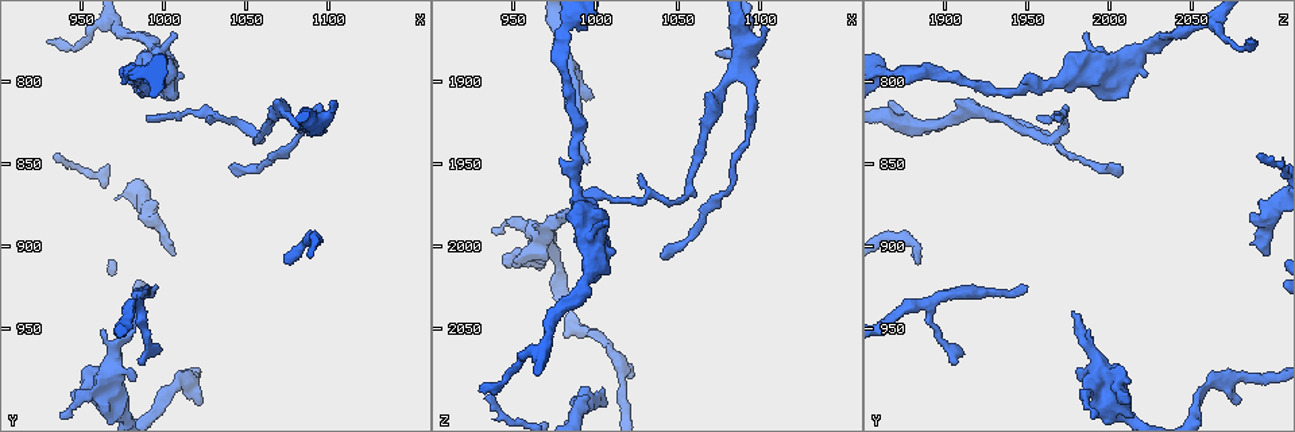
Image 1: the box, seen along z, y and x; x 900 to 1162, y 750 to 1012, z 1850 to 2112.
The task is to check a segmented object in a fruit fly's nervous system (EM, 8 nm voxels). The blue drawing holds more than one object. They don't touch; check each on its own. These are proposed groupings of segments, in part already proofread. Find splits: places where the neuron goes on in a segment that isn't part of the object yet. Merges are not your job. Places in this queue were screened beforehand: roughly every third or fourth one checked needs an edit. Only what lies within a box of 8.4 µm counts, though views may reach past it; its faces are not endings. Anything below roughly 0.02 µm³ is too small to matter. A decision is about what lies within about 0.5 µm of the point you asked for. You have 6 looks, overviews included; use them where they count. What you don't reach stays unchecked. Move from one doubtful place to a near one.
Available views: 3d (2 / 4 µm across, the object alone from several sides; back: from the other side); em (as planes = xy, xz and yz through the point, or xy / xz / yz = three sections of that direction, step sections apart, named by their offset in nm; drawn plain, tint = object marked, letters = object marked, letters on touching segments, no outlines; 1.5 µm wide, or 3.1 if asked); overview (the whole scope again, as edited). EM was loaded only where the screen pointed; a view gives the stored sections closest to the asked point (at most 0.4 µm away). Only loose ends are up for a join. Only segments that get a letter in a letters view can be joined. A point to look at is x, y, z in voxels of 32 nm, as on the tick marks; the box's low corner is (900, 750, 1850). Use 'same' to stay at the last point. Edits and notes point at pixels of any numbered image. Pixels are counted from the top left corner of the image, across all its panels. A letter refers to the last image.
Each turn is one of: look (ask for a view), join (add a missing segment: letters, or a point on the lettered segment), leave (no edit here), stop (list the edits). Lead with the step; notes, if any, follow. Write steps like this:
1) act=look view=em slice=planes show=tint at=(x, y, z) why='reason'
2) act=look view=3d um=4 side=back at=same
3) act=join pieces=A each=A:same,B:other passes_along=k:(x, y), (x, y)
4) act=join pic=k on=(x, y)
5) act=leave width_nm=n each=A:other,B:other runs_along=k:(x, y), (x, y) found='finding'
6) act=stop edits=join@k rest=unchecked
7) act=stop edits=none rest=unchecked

act=look view=em slice=yz step=4 show=letters at=(990, 822, 1968) why='thin end'

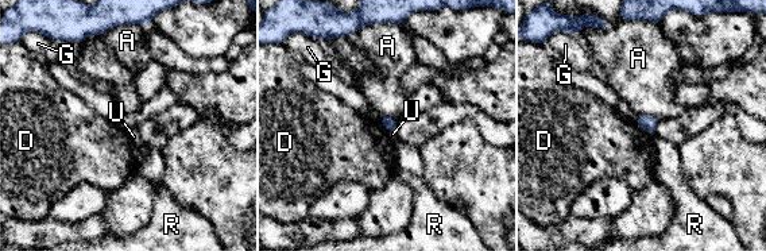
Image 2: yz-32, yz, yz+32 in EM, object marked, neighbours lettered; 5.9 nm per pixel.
act=leave width_nm=80 each=A:other,D:other,G:other,R:other,U:other border=2:(635, 119), (652, 136) found='none of them fits'

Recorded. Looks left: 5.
act=look view=em slice=xy step=8 show=letters at=(1006, 772, 1984) why='branch stops here'

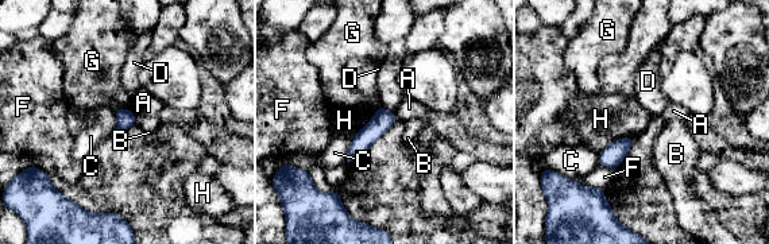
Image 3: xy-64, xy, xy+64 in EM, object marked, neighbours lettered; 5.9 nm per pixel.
act=look view=em slice=planes show=letters at=same

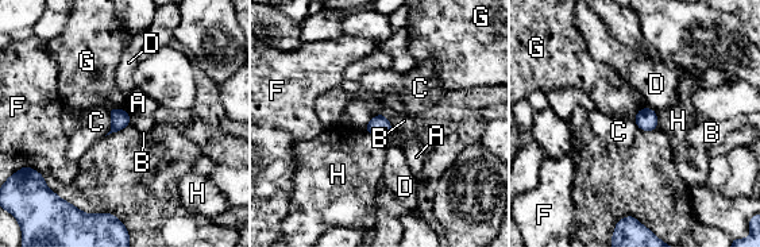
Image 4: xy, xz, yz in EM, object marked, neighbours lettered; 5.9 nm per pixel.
act=leave each=A:other,B:other,C:other,D:other,F:other,G:other,H:other found='none of them fits'

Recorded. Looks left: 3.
act=look view=3d um=4 at=(1042, 850, 2006) why='an open end'

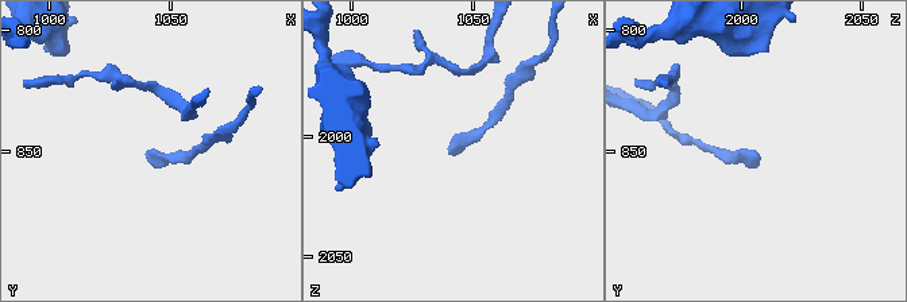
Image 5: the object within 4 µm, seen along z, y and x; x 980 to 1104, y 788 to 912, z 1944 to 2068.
act=look view=em slice=xz step=4 show=letters at=(1041, 852, 2006)

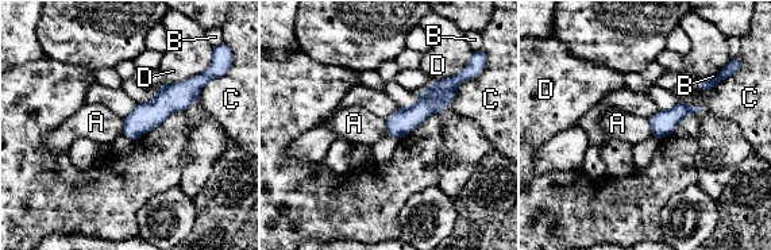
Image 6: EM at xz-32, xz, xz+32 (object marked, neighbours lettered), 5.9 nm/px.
act=leave width_nm=150 each=A:other,B:other,C:other,D:other runs_along=6:(195, 83), (126, 131) found='none of them fits'

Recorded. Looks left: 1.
act=stop edits=none rest=unchecked

